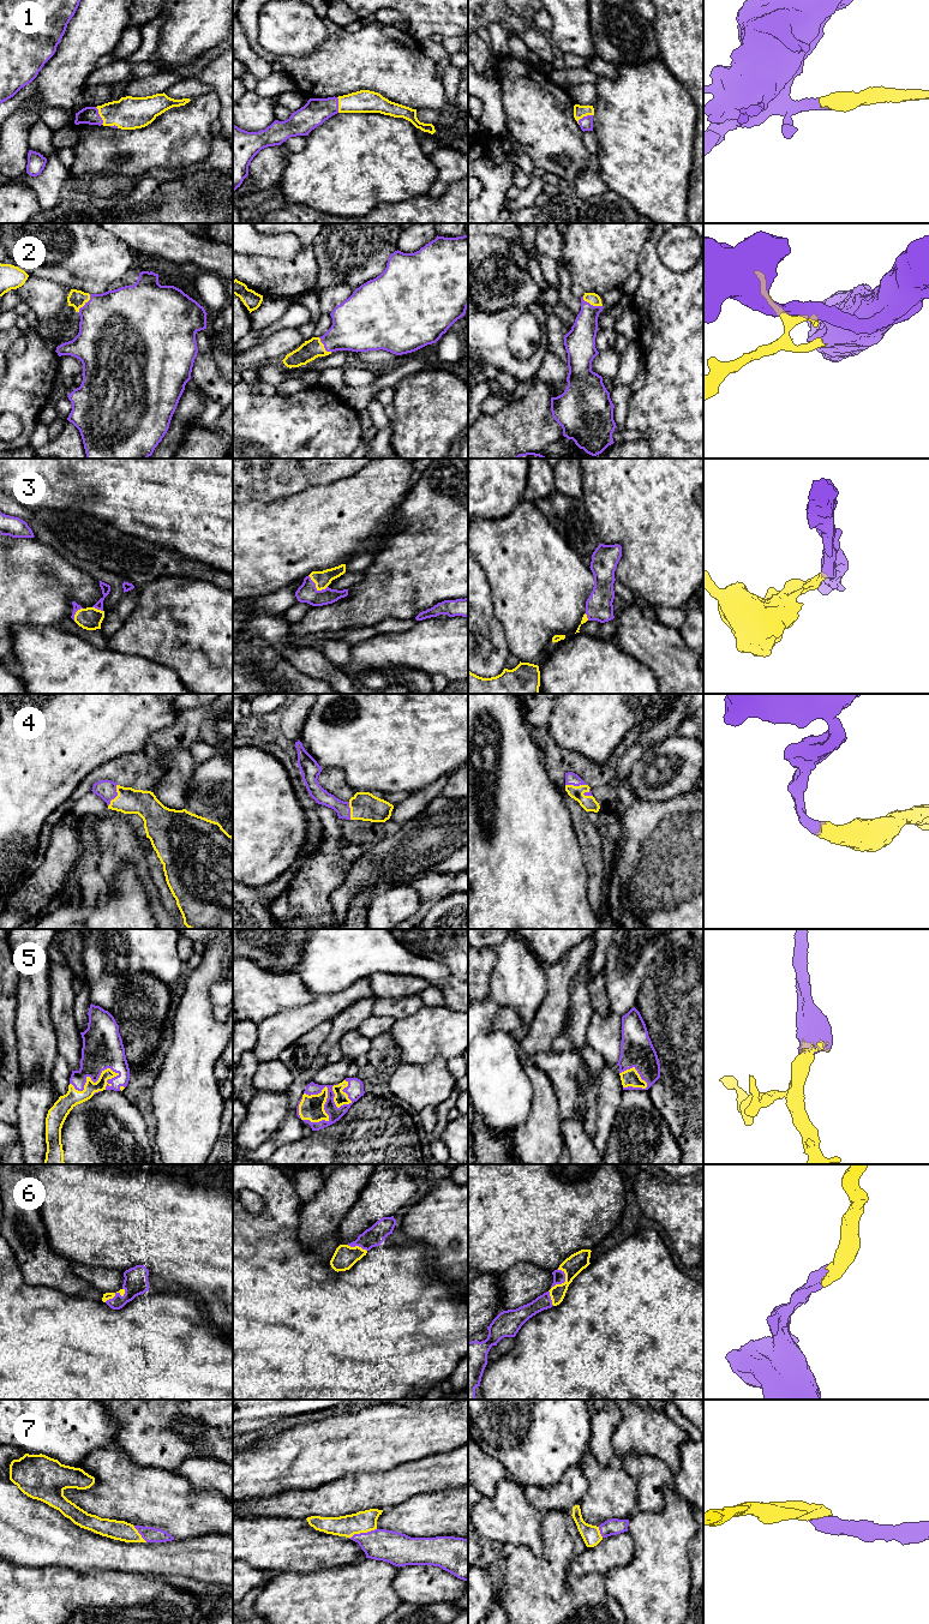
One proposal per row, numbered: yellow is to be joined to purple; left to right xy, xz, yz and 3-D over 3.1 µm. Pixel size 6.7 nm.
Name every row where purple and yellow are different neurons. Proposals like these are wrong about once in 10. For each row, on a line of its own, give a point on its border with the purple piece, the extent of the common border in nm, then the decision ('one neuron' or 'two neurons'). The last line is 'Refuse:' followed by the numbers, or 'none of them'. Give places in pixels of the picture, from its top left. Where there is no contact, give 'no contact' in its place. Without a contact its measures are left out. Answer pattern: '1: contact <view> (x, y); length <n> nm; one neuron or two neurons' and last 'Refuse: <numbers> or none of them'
1: contact yz (583, 117); length 120 nm; one neuron
2: contact yz (592, 305); length 150 nm; one neuron
3: contact xz (315, 587); length 150 nm; one neuron
4: contact xy (117, 795); length 160 nm; one neuron
5: contact xz (328, 1114); length 280 nm; one neuron
6: contact yz (563, 1282); length 150 nm; one neuron
7: contact xz (363, 1533); length 190 nm; one neuron
Refuse: none of them

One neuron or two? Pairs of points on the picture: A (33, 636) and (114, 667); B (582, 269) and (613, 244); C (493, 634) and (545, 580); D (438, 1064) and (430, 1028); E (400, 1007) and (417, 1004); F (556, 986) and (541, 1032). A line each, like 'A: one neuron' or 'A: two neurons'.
A: one neuron
B: one neuron
C: two neurons
D: two neurons
E: one neuron
F: one neuron

